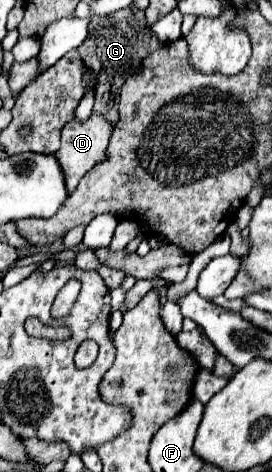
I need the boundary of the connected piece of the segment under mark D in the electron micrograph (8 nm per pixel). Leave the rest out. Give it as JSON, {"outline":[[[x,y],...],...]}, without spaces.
{"outline":[[[93,112],[89,116],[89,120],[79,122],[77,118],[69,120],[63,130],[61,130],[61,148],[57,150],[57,160],[61,160],[61,168],[65,172],[65,180],[69,184],[69,192],[73,192],[73,188],[79,184],[79,180],[85,176],[85,172],[89,168],[93,168],[93,164],[101,162],[105,158],[105,148],[109,144],[111,132],[113,132],[113,122],[109,122],[103,114]]]}

